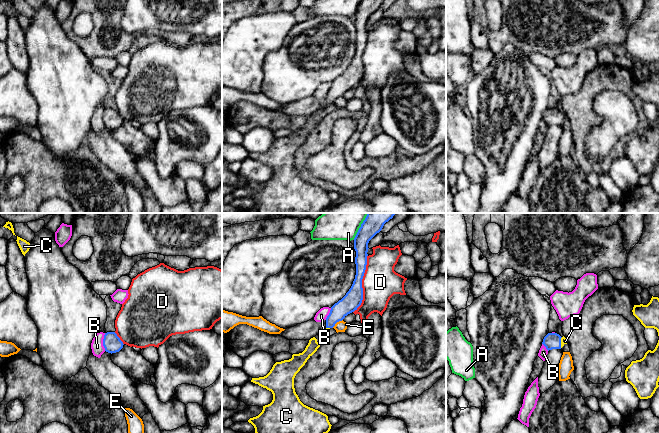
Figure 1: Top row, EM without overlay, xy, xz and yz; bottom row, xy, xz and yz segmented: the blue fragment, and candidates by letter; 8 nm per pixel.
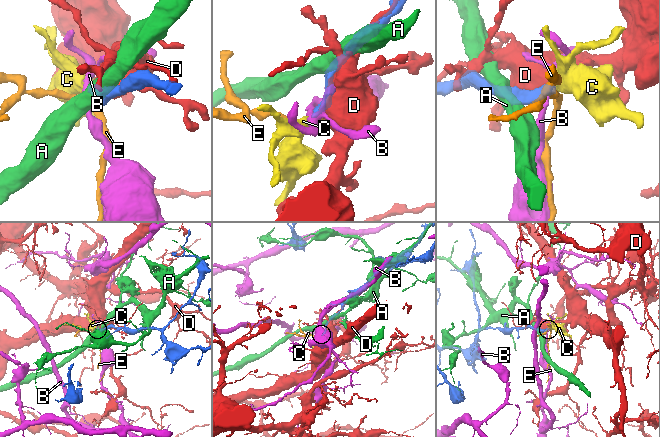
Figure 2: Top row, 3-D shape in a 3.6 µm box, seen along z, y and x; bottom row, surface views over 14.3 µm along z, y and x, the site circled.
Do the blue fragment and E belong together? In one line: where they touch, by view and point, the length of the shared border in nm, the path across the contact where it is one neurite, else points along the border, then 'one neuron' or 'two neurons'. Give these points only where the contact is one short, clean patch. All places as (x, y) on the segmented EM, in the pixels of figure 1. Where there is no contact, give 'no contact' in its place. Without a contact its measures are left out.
meets blue in xz at (337, 321); contact 110 nm long; border along xz (342, 319), (332, 327); two neurons

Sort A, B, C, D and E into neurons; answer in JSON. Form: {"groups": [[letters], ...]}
{"groups": [["A"], ["B"], ["C"], ["D", "E"]]}

